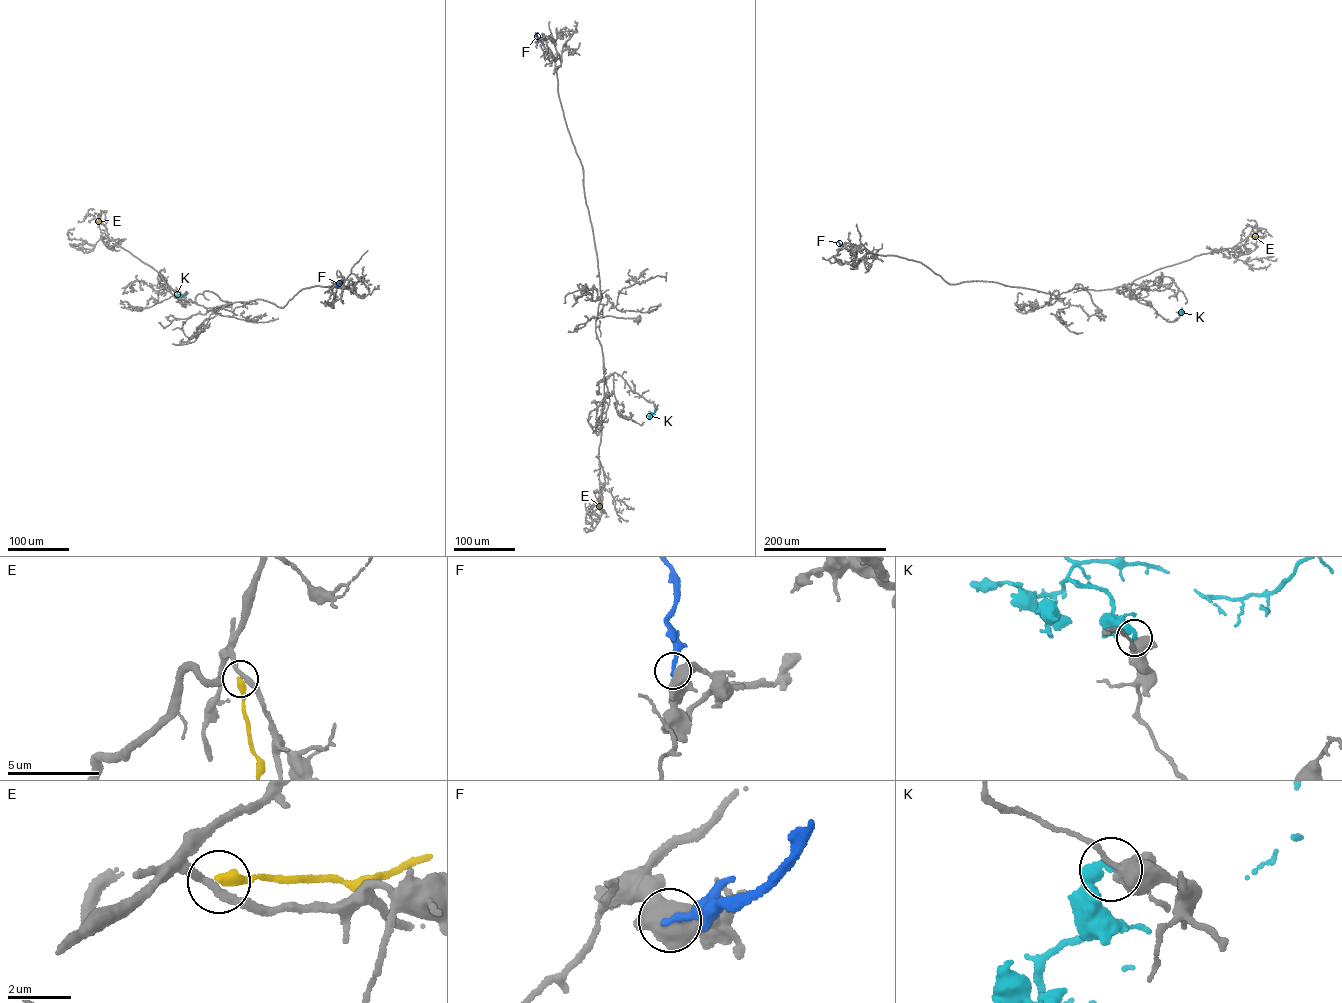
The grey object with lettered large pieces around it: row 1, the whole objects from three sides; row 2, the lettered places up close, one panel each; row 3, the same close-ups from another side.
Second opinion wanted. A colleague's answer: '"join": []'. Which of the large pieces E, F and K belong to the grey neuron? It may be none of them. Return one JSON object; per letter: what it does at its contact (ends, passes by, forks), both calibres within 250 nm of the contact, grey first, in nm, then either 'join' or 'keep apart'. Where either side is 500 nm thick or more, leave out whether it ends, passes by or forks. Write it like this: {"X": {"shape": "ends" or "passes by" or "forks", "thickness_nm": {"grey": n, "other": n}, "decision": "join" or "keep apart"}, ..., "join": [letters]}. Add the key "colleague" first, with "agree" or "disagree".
{"colleague": "agree", "E": {"shape": "ends", "thickness_nm": {"grey": 240, "other": 360}, "decision": "keep apart"}, "F": {"thickness_nm": {"grey": 500, "other": 240}, "decision": "keep apart"}, "K": {"shape": "ends", "thickness_nm": {"grey": 400, "other": 400}, "decision": "keep apart"}, "join": []}

